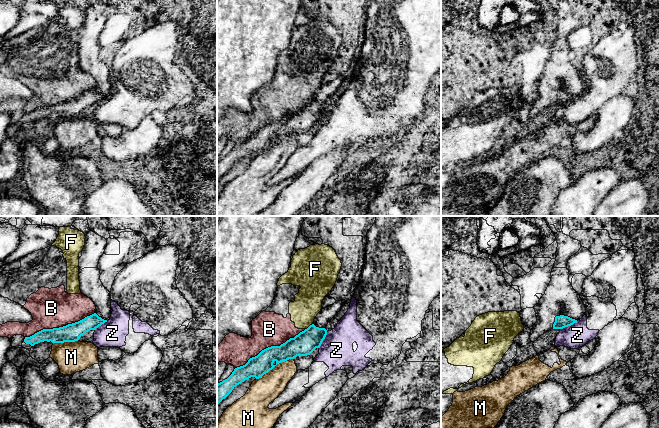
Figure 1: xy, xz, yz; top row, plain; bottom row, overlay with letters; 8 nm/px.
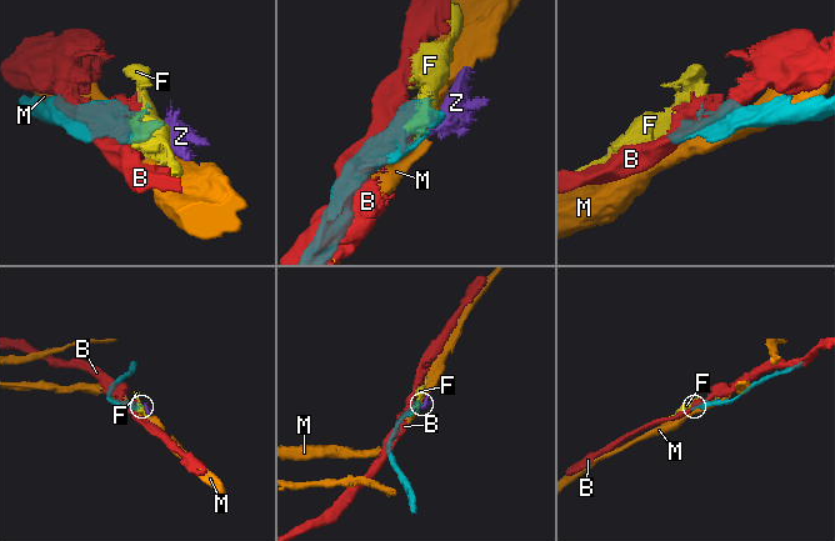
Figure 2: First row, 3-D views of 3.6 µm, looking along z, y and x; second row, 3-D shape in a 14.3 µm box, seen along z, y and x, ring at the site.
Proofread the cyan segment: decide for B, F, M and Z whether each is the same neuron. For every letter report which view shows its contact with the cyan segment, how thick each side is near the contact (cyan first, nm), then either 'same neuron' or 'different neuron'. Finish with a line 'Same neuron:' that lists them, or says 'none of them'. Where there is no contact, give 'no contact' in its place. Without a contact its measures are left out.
B: xz | 180/280 nm | different neuron
F: xz | 190/220 nm | different neuron
M: xz | 170/220 nm | different neuron
Z: yz | 100/190 nm | different neuron
Same neuron: none of them

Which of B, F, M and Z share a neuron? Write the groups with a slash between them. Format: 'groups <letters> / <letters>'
groups B F / M / Z

